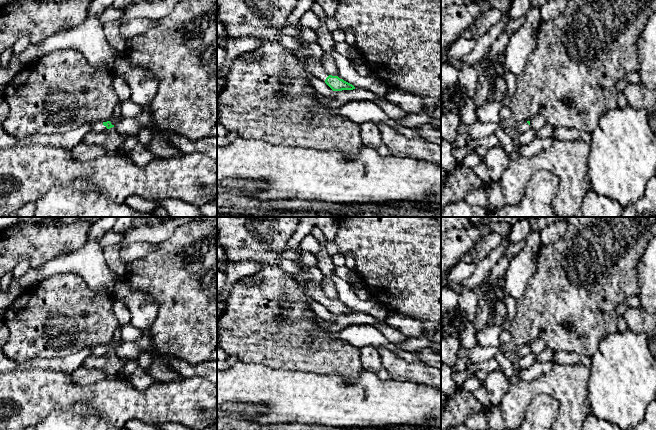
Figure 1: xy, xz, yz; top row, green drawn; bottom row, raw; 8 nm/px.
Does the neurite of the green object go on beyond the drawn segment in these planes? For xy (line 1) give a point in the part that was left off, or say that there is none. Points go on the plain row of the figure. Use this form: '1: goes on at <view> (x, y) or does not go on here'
1: goes on at xy (97, 350)

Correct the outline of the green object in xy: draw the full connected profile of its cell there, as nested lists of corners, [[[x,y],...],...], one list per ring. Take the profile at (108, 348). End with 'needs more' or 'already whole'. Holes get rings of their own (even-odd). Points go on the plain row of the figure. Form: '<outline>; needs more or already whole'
[[[94,345],[91,347],[91,356],[103,356],[112,351],[114,351],[114,349],[112,349],[110,345]]]; needs more

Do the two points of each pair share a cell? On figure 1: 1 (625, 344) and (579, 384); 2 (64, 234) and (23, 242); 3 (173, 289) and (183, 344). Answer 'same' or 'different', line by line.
1: different
2: same
3: same

